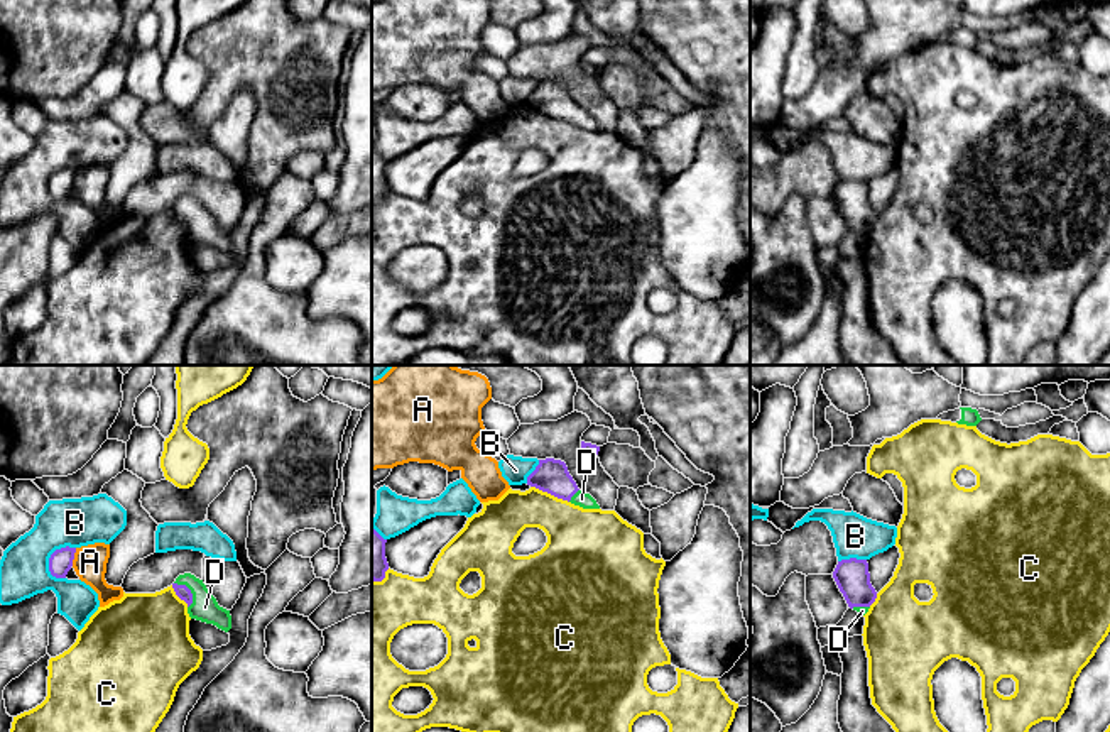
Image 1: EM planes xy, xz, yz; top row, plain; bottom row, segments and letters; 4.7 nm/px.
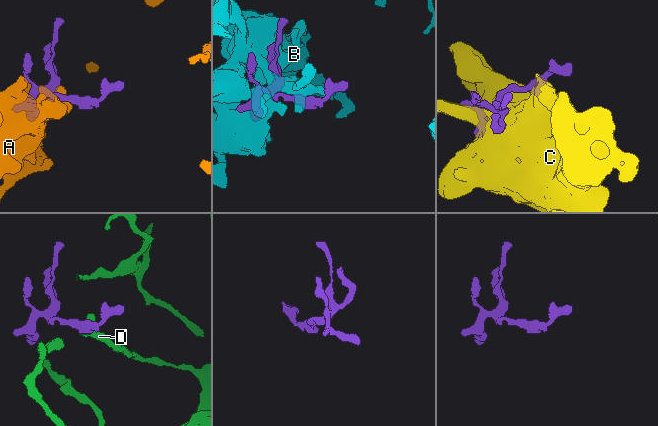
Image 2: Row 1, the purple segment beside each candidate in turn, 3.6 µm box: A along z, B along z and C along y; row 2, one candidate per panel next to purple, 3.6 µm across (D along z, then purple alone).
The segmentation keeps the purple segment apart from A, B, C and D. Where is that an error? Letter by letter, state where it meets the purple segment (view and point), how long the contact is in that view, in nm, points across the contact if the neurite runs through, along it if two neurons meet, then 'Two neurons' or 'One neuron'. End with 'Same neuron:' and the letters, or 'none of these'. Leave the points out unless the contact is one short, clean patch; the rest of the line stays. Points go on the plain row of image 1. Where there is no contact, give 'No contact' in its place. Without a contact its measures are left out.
A: Touches purple at xy (73, 178). Shared border 90 nm. Two neurons
B: Touches purple at xy (51, 176). Shared border 190 nm. Two neurons
C: Touches purple at xz (549, 114). Shared border 200 nm. Two neurons
D: Touches purple at xy (190, 213). Shared border 140 nm. Path across: xy (183, 213), (190, 213), (205, 229). One neuron
Same neuron: D

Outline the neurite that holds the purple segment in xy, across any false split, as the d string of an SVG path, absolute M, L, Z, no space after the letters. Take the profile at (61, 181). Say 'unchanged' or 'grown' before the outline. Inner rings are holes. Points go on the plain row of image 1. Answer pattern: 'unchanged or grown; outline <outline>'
unchanged; outline M61 169L56 171L49 179L49 193L56 199L66 199L68 193L73 188L76 169Z

